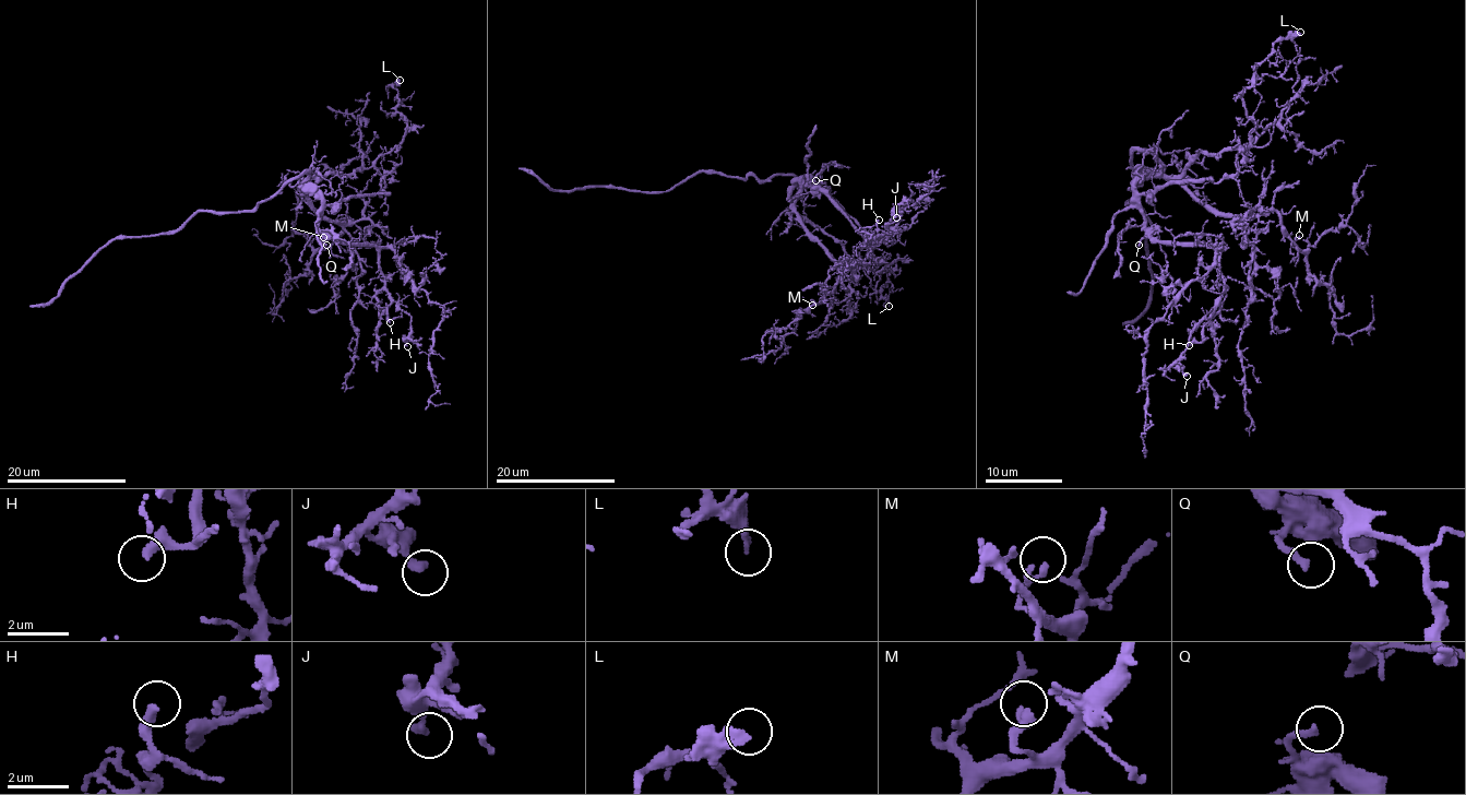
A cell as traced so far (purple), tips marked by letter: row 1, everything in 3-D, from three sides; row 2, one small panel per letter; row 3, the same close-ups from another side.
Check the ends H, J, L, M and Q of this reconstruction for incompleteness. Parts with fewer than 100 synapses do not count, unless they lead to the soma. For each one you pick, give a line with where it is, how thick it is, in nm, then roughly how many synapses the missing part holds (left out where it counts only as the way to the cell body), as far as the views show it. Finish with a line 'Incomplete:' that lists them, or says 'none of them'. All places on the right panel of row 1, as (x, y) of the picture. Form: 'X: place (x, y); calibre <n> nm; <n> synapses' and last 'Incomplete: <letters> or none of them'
Incomplete: none of them

